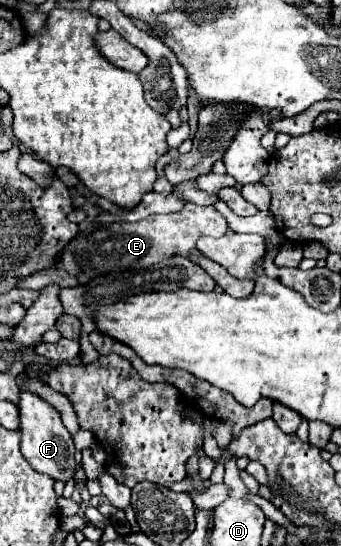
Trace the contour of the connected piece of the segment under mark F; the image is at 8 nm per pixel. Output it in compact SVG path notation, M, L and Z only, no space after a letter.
M24 391L20 393L20 433L22 433L22 455L28 459L28 463L38 471L54 477L56 481L68 481L74 477L74 467L76 467L76 447L72 443L72 435L68 429L62 425L60 413L42 401L38 395Z

